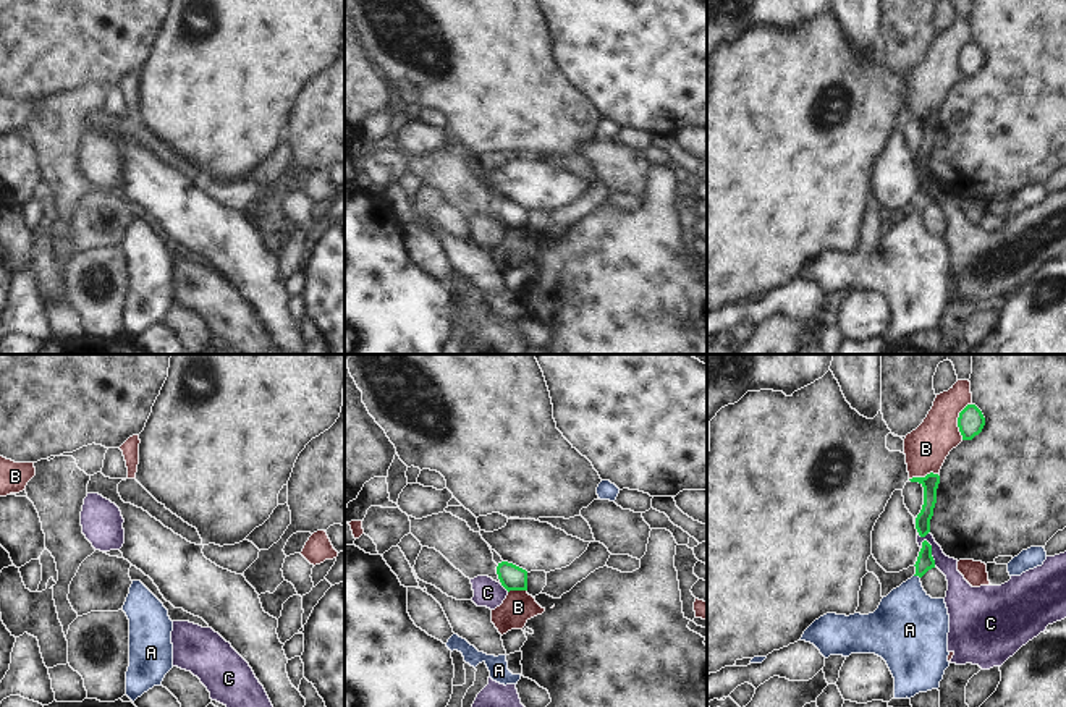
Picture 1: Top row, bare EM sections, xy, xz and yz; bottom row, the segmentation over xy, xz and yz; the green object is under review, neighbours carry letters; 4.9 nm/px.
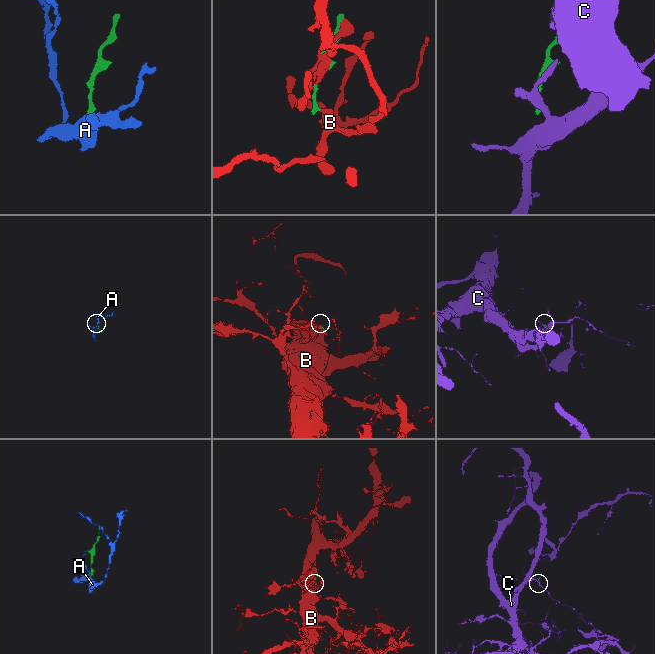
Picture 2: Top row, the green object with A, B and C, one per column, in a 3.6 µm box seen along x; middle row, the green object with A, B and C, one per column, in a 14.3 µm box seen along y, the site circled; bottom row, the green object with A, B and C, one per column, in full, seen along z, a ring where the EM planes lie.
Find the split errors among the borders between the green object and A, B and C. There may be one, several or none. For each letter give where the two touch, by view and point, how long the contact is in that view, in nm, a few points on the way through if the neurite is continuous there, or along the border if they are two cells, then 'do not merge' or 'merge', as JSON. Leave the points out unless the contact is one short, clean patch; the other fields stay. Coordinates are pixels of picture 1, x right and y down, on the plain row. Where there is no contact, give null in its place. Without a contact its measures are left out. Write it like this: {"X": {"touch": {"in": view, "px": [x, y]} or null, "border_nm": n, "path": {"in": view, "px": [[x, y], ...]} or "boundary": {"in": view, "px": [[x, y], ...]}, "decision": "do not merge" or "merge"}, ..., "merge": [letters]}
{"A": {"touch": {"in": "yz", "px": [917, 212]}, "border_nm": 40, "path": {"in": "yz", "px": [[926, 199], [917, 212], [909, 233], [908, 261]]}, "decision": "merge"}, "B": {"touch": {"in": "yz", "px": [958, 59]}, "border_nm": 190, "decision": "do not merge"}, "C": {"touch": {"in": "yz", "px": [930, 186]}, "border_nm": 200, "boundary": {"in": "yz", "px": [[917, 169], [930, 183], [935, 203]]}, "decision": "do not merge"}, "merge": ["A"]}

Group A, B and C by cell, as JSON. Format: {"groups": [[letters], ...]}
{"groups": [["A"], ["B"], ["C"]]}

